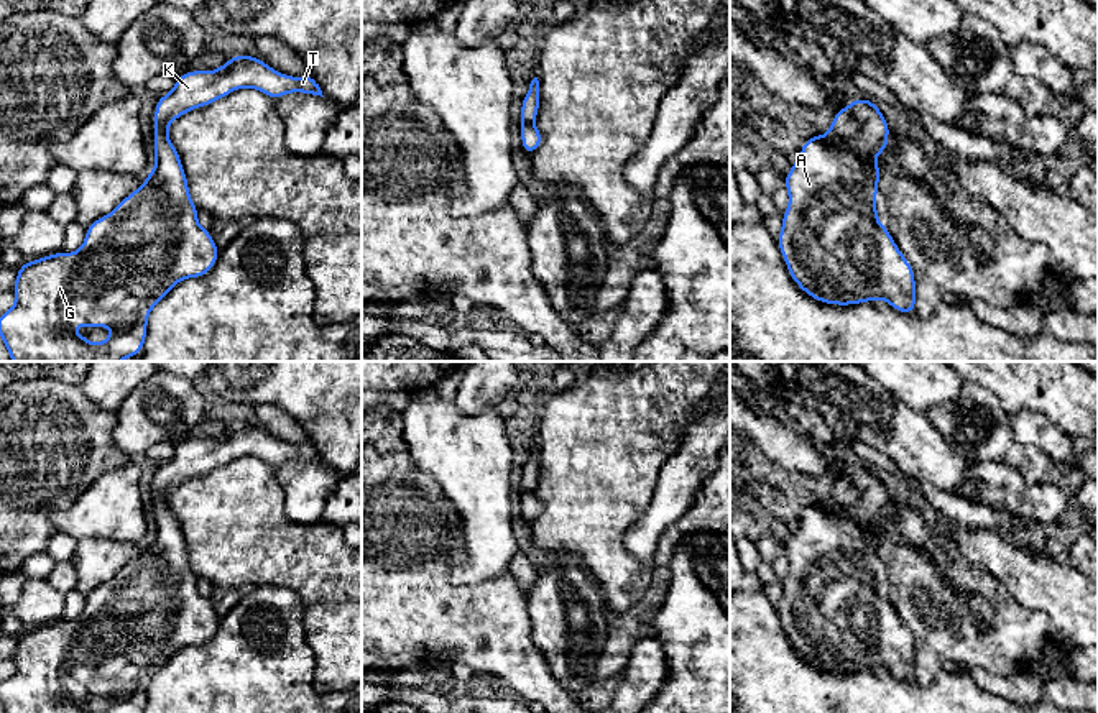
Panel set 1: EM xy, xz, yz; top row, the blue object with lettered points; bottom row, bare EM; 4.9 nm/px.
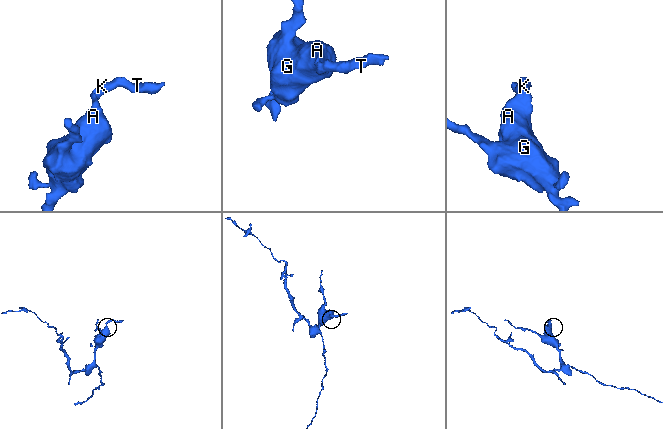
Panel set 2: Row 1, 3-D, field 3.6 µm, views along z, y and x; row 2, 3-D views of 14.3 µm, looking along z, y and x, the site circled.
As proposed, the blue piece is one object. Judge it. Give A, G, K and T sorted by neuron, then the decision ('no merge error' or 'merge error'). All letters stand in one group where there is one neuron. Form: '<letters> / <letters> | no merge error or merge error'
A G K T | no merge error

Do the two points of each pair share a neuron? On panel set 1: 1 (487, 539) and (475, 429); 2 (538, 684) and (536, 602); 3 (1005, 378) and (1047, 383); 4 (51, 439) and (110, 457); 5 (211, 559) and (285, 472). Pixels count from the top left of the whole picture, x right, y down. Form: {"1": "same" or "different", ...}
{"1": "same", "2": "different", "3": "same", "4": "same", "5": "different"}

